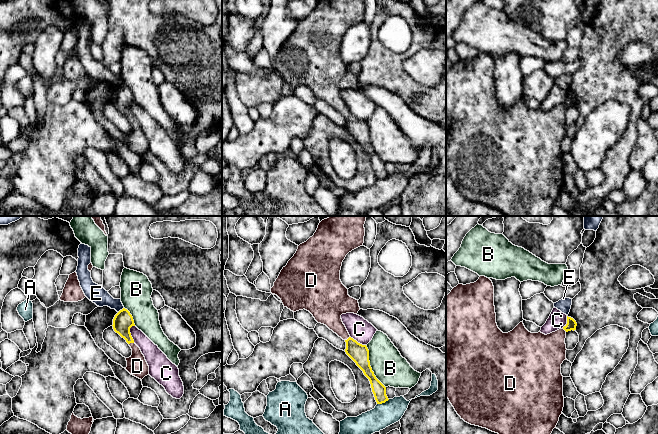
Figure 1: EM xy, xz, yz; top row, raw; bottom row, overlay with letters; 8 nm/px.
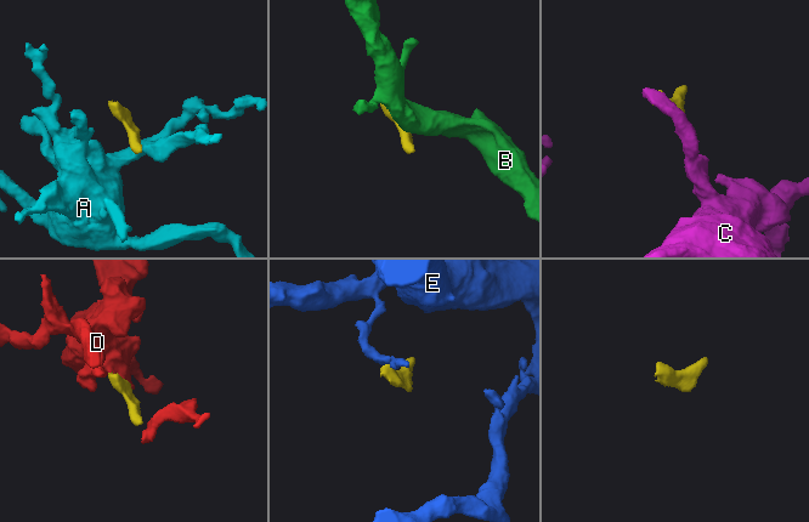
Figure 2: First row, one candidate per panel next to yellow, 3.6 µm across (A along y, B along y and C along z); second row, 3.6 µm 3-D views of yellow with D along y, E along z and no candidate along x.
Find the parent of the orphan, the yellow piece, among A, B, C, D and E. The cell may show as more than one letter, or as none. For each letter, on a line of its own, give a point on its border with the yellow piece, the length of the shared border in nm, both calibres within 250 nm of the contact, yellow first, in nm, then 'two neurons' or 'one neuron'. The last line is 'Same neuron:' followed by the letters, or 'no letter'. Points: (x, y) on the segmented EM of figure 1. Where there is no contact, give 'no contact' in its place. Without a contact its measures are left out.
A: xz (383, 402) | 110 nm | 110/190 nm | two neurons
B: xz (370, 366) | 380 nm | 150/280 nm | two neurons
C: xy (130, 334) | 140 nm | 160/150 nm | two neurons
D: xy (131, 342) | 40 nm | 160/160 nm | one neuron
E: xy (120, 310) | 60 nm | 160/150 nm | two neurons
Same neuron: D

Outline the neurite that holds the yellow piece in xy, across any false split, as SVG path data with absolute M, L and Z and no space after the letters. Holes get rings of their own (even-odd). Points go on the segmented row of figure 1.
M123 308L115 315L112 326L114 331L124 338L132 349L132 355L126 358L126 370L131 375L142 380L149 375L149 366L140 348L134 343L131 336L130 328L135 326L132 315L127 309Z

